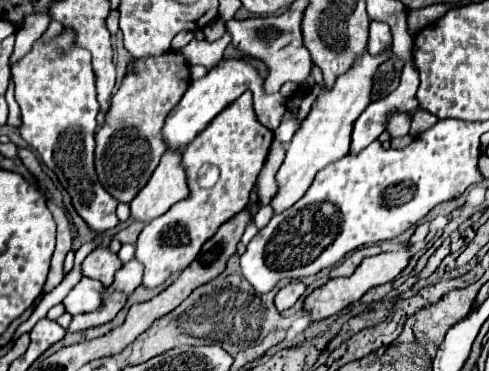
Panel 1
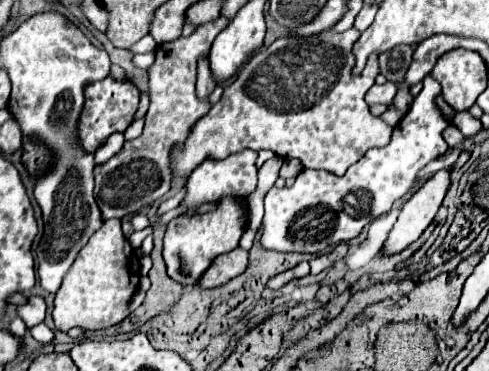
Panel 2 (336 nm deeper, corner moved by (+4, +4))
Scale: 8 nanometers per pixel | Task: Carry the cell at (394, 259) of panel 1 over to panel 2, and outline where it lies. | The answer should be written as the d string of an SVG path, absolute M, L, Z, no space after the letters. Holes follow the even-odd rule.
M450 168L438 170L430 180L426 180L420 190L404 204L388 240L382 246L384 256L394 256L406 250L422 232L430 226L442 198L450 186Z

